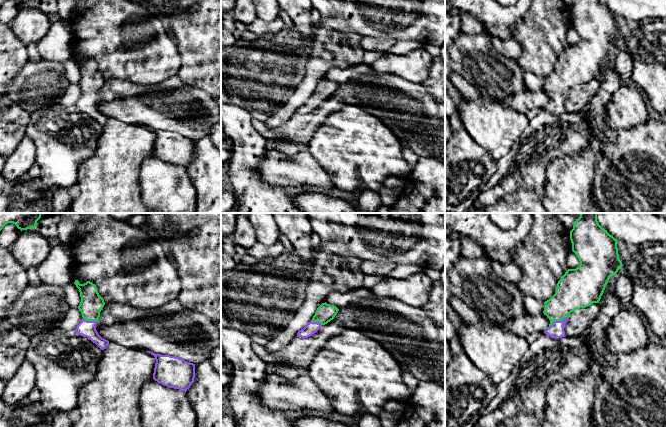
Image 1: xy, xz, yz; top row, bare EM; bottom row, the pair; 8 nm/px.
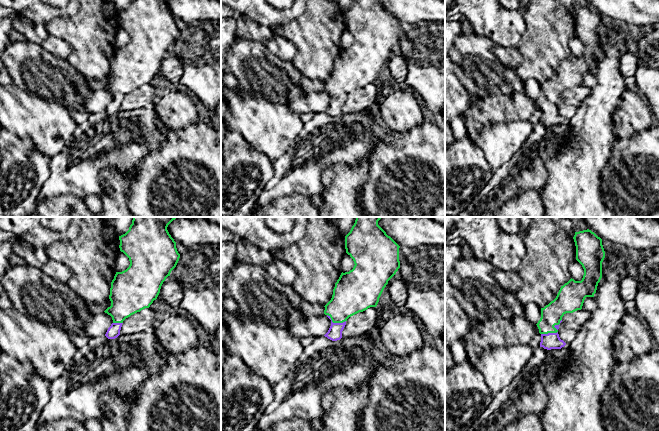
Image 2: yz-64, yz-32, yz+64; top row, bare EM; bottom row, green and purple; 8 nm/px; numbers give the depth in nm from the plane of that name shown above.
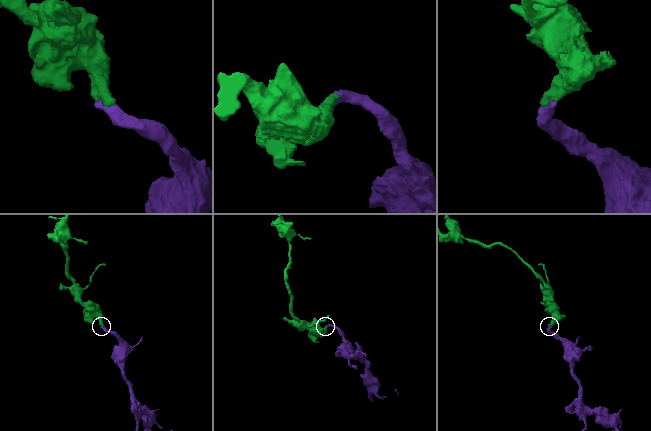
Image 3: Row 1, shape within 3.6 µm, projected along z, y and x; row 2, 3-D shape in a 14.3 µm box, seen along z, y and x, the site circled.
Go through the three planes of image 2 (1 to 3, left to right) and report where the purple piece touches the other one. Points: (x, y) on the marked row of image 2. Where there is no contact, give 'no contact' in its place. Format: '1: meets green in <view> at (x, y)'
1: meets green in yz-64 at (118, 322)
2: meets green in yz-32 at (335, 322)
3: meets green in yz+64 at (556, 332)

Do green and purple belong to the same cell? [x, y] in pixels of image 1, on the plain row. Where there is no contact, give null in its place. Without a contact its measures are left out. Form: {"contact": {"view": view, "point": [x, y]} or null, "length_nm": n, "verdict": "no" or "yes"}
{"contact": {"view": "yz", "point": [557, 96]}, "length_nm": 190, "verdict": "yes"}

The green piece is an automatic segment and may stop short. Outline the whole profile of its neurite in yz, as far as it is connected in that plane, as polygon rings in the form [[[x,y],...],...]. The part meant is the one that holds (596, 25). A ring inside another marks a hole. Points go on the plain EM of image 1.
[[[574,0],[570,7],[570,16],[572,19],[572,27],[576,30],[580,37],[580,41],[576,45],[568,45],[557,59],[555,70],[544,78],[544,91],[546,91],[550,100],[544,109],[552,114],[565,113],[565,100],[568,97],[569,90],[577,85],[585,84],[593,79],[599,79],[601,72],[610,53],[618,48],[622,43],[622,38],[619,34],[617,15],[610,11],[607,6],[599,0]]]

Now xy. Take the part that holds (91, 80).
[[[75,56],[74,60],[80,68],[81,78],[78,85],[83,93],[74,108],[89,114],[100,125],[104,126],[109,117],[102,114],[96,106],[97,96],[105,81],[104,75],[99,71],[96,61],[92,58],[87,57],[84,60],[80,60],[78,56]]]

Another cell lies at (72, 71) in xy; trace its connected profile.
[[[74,58],[69,59],[64,63],[65,78],[70,84],[78,84],[81,73],[79,65],[76,63]]]

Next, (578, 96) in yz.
[[[593,79],[591,82],[571,88],[567,99],[565,100],[565,111],[573,113],[582,110],[596,94],[598,87],[599,79]]]

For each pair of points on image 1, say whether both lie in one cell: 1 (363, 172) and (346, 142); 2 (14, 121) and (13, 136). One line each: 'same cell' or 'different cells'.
1: same cell
2: same cell

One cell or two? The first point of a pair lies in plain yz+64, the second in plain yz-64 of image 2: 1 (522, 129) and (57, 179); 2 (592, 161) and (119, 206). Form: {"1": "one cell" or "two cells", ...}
{"1": "two cells", "2": "one cell"}

